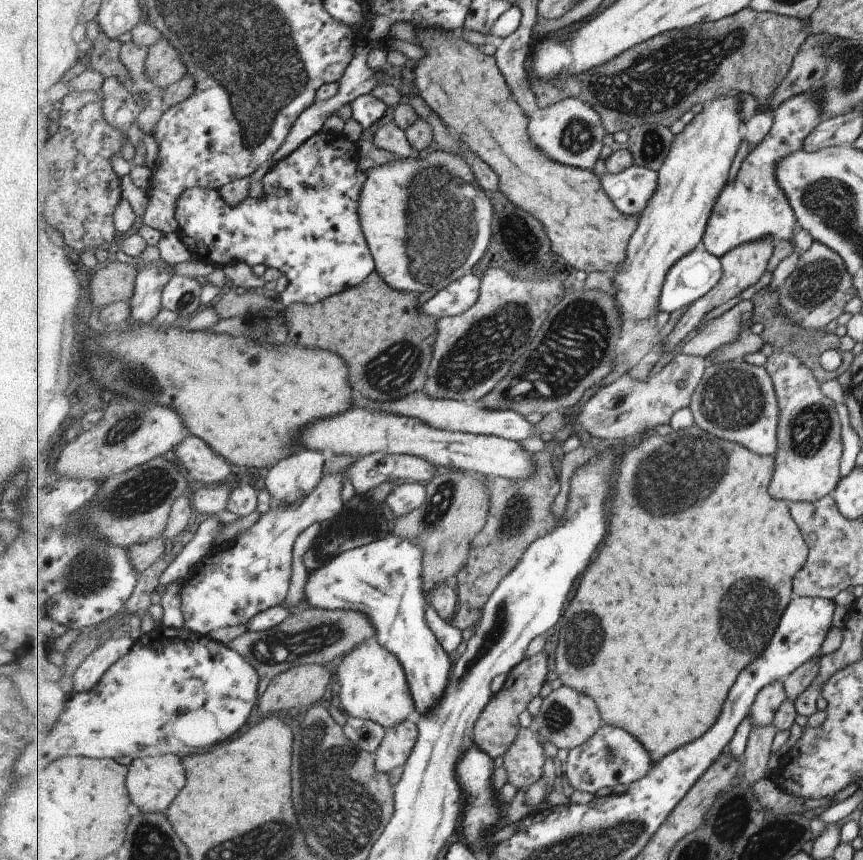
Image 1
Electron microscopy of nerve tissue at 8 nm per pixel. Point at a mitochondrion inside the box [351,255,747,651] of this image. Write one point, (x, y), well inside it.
(568, 352)

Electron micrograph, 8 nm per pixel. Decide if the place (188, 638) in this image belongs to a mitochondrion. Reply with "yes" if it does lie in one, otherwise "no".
no

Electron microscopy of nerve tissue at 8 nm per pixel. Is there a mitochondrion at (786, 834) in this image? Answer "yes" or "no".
yes

